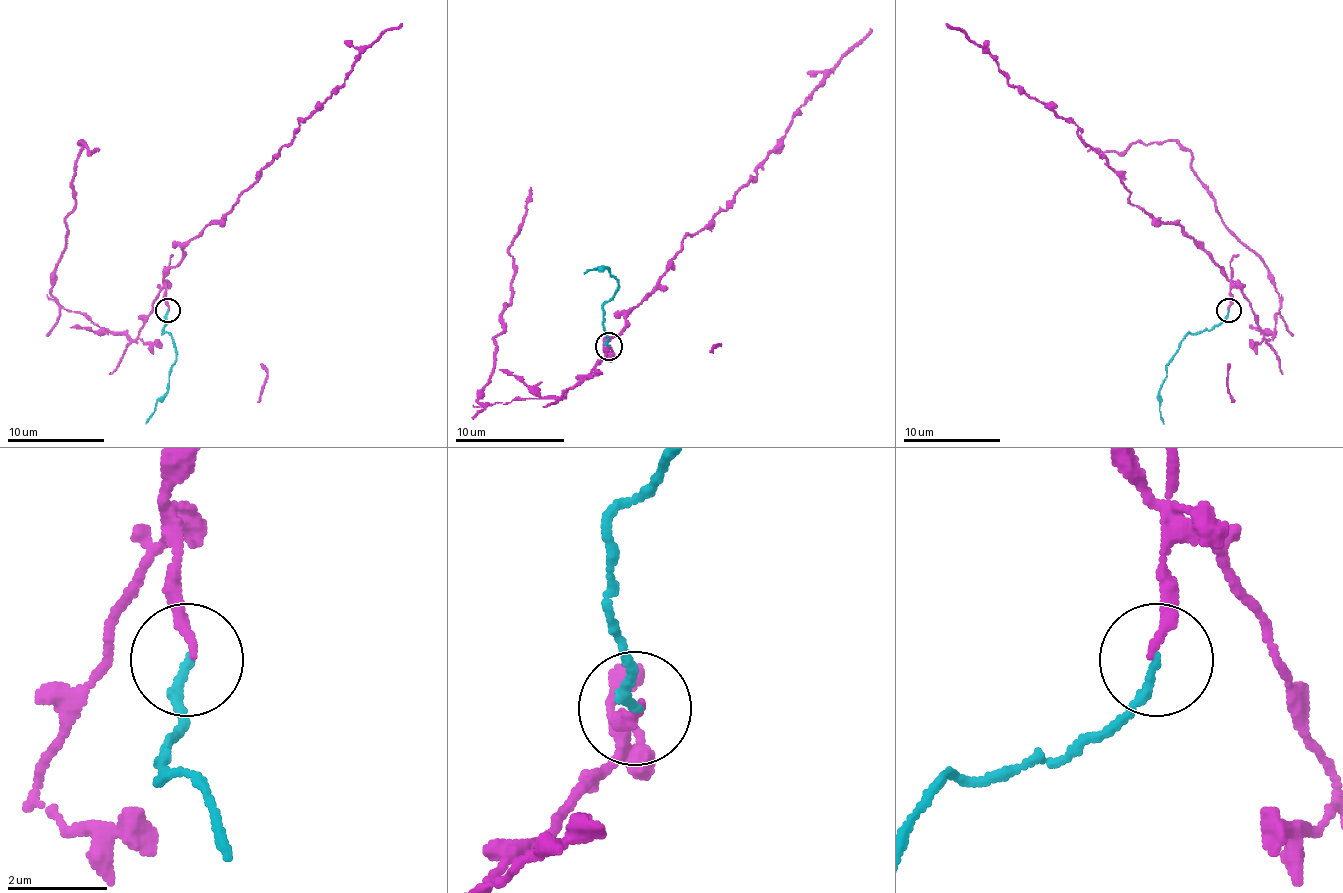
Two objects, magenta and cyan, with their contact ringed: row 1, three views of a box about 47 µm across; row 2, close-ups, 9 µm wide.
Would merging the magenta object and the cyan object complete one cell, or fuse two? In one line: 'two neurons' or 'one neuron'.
two neurons

